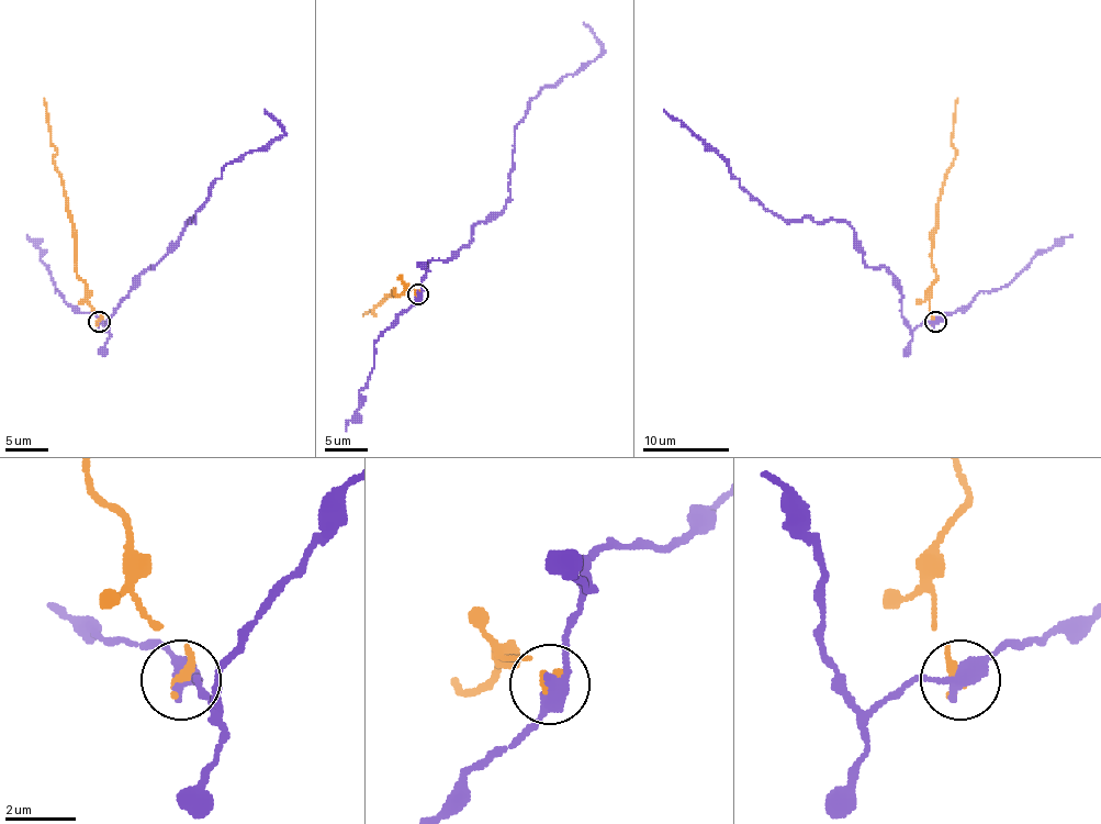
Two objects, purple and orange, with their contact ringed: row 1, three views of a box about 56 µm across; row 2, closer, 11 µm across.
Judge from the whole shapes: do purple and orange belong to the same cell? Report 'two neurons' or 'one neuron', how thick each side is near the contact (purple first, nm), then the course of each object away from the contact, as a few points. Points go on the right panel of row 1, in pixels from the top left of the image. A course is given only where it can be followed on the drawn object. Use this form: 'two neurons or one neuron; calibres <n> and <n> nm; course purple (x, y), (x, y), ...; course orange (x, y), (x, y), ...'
two neurons; calibres 420 and 280 nm; course purple (936, 321), (910, 327), (899, 282), (865, 263), (845, 222), (783, 220), (767, 211), (716, 151), (664, 109); course orange (936, 321), (930, 303), (930, 287), (936, 276), (932, 263), (937, 200), (955, 157), (951, 133), (957, 98)

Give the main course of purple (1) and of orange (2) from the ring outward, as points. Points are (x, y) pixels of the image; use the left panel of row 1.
1: (98, 321), (107, 327), (133, 282), (195, 220), (227, 163), (284, 133), (265, 109)
2: (98, 321), (100, 312), (77, 276), (68, 200), (53, 160), (57, 148), (44, 98)

